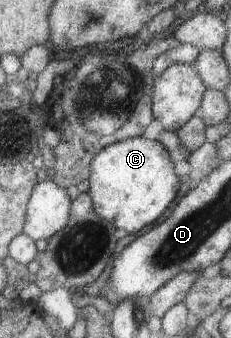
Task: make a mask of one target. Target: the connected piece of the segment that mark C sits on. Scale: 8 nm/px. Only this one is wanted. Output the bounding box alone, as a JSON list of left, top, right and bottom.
[87,136,180,235]

